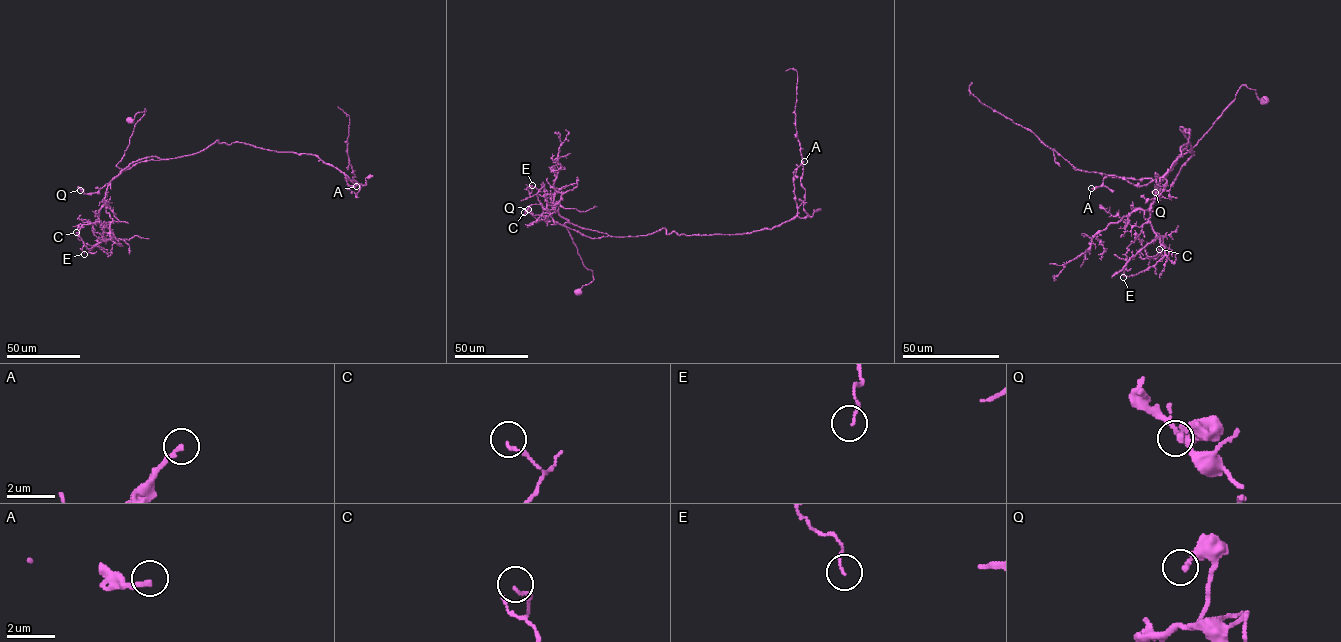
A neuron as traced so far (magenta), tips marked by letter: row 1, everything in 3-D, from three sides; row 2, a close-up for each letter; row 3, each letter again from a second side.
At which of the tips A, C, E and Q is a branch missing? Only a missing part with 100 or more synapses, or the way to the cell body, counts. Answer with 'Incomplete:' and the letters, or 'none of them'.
Incomplete: none of them

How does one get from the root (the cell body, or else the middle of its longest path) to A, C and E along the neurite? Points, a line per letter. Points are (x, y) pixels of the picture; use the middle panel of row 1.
A: (578, 292), (593, 272), (565, 222), (619, 237), (771, 229), (797, 214), (794, 171), (804, 161)
C: (578, 292), (593, 277), (564, 224), (569, 223), (547, 204), (551, 216), (540, 204), (530, 205), (524, 212)
E: (578, 292), (593, 272), (578, 253), (569, 223), (543, 196), (530, 195), (532, 185)

